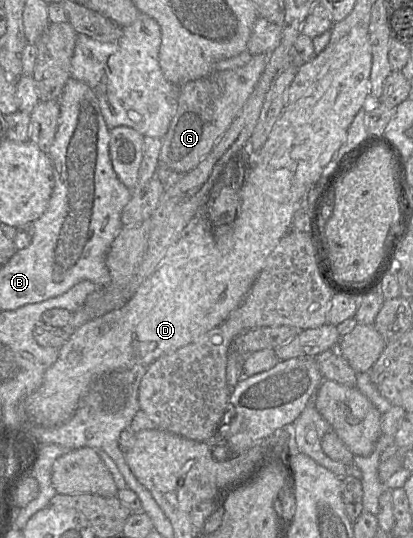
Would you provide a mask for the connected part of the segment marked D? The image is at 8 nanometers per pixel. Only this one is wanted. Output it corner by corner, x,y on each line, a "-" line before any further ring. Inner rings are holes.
357,24
337,42
333,55
303,97
284,108
263,147
253,151
251,170
246,182
240,186
235,220
228,226
214,227
206,215
199,214
193,218
155,271
123,307
69,331
68,339
59,348
57,361
45,371
42,385
24,399
24,410
31,422
42,427
63,424
73,416
80,399
97,377
137,365
148,366
158,358
196,341
224,321
244,301
244,295
250,291
268,256
291,230
293,216
300,208
303,196
318,181
333,154
345,141
356,114
369,103
371,65
368,24
-
71,353
78,354
76,364
68,360

